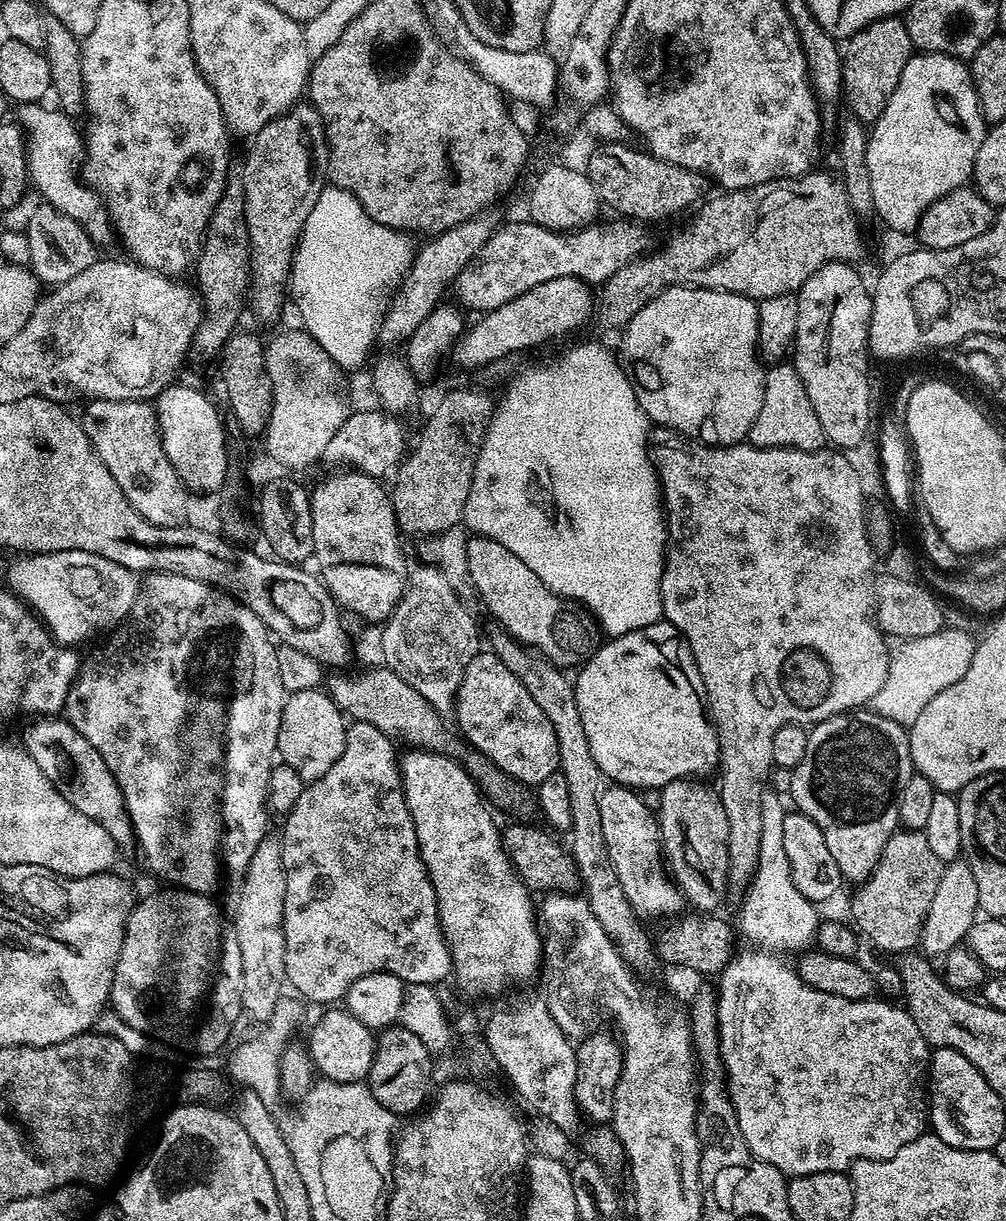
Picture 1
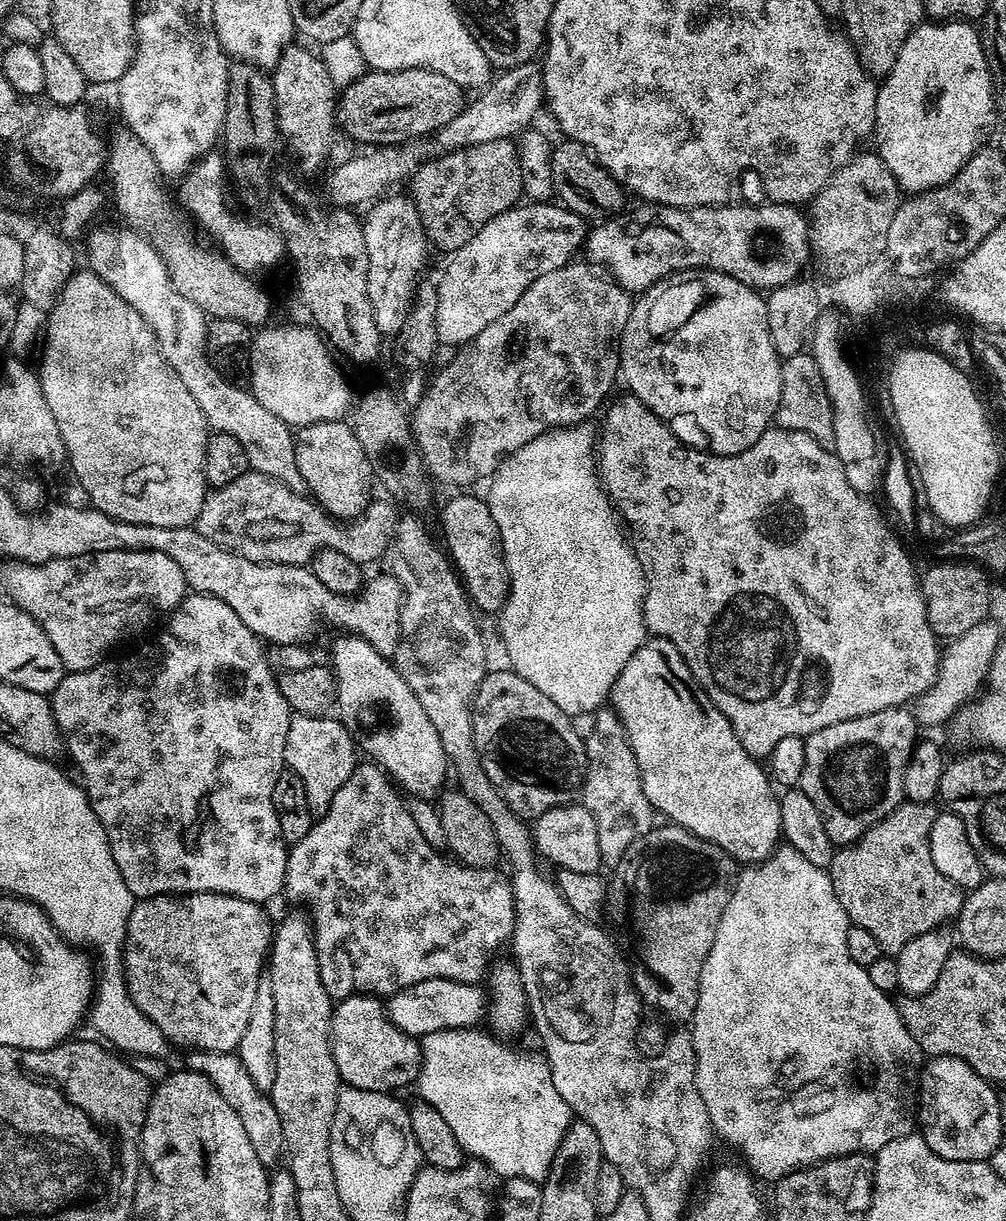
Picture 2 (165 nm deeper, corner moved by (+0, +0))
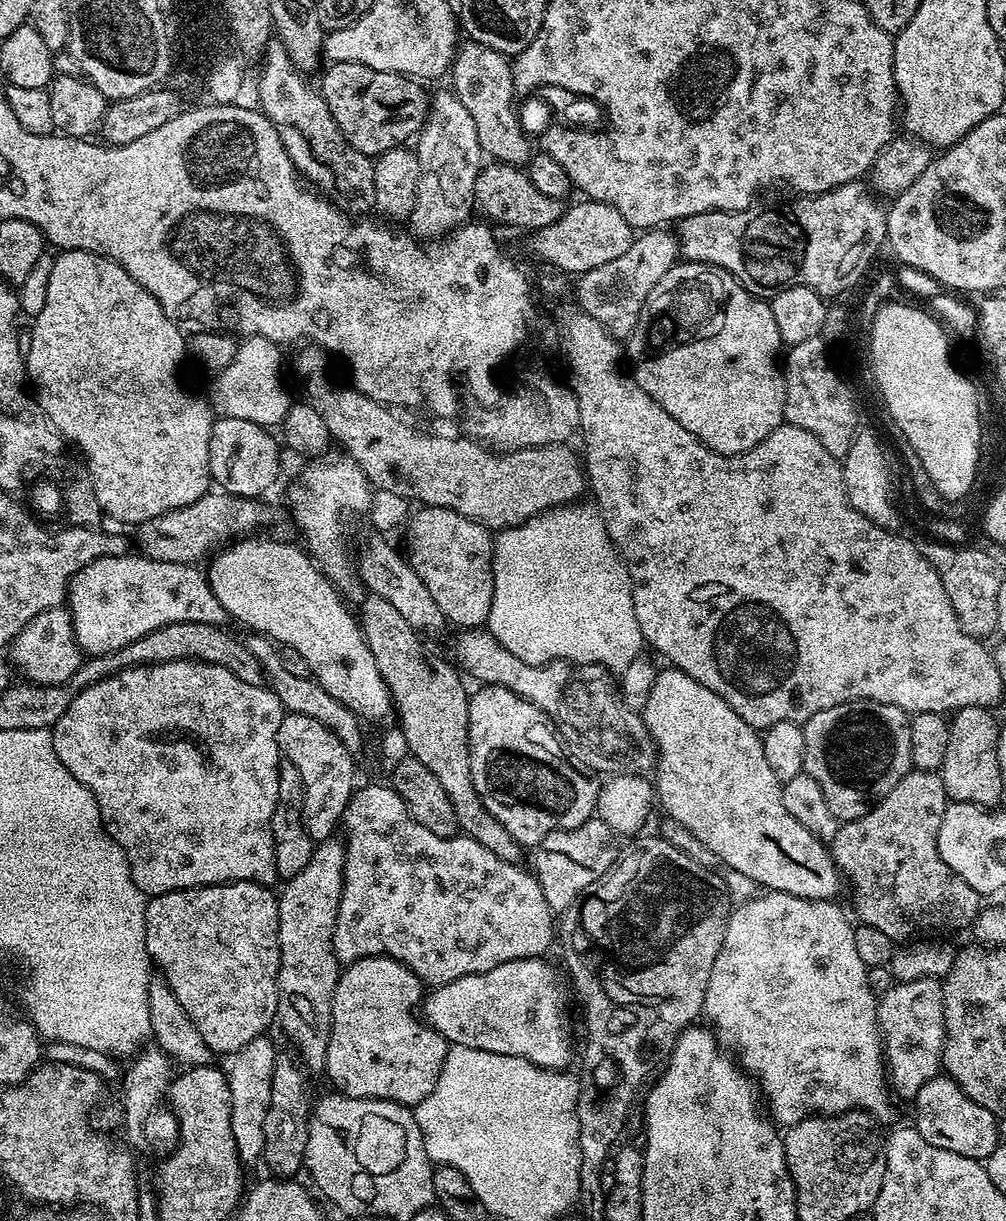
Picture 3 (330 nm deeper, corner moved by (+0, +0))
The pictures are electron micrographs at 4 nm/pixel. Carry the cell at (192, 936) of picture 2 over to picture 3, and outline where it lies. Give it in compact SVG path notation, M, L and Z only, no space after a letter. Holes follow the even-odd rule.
M234 882L233 884L205 884L202 888L183 888L177 892L167 892L161 896L149 899L146 910L146 950L153 965L158 969L159 975L174 990L174 998L182 1002L182 1010L198 1026L206 1046L214 1054L231 1054L242 1050L246 1042L254 1042L254 1038L265 1035L268 1027L273 1027L276 1019L276 1007L278 1006L278 986L276 979L280 973L280 943L278 942L278 896L271 887L255 884L254 882Z

